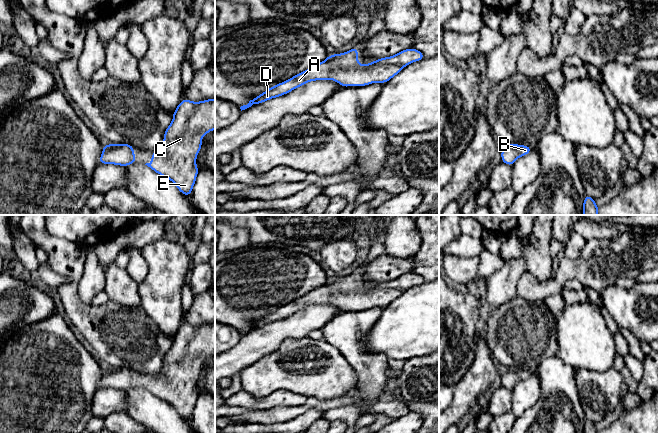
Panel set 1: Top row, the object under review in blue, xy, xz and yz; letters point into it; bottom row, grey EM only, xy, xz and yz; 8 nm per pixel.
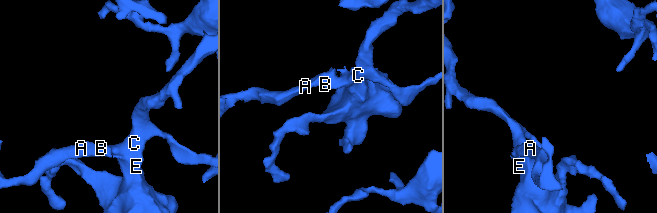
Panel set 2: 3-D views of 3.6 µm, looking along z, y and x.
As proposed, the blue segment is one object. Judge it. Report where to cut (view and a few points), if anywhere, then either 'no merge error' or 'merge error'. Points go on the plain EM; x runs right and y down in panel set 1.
no cut | no merge error

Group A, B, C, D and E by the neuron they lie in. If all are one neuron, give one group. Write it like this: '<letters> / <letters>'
A B C D E

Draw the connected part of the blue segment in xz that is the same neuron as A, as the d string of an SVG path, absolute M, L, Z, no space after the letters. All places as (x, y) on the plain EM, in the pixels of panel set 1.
M355 270L345 277L328 279L326 284L269 312L250 324L247 329L241 330L240 333L242 335L252 329L280 321L310 305L332 303L338 306L341 311L366 310L374 306L384 308L405 290L424 282L425 280L421 275L411 272L402 274L392 281L380 282L360 290L358 288L358 271Z

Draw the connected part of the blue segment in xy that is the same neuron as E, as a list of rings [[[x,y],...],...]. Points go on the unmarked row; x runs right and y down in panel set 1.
[[[215,322],[200,326],[188,323],[180,325],[173,337],[173,344],[164,357],[164,365],[159,374],[152,376],[152,384],[146,387],[153,395],[171,404],[185,420],[192,417],[199,393],[196,380],[202,370],[202,361],[215,353]]]

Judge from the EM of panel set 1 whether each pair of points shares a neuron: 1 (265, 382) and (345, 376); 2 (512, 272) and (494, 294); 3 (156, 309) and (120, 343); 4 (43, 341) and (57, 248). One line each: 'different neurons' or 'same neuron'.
1: same neuron
2: same neuron
3: different neurons
4: different neurons

